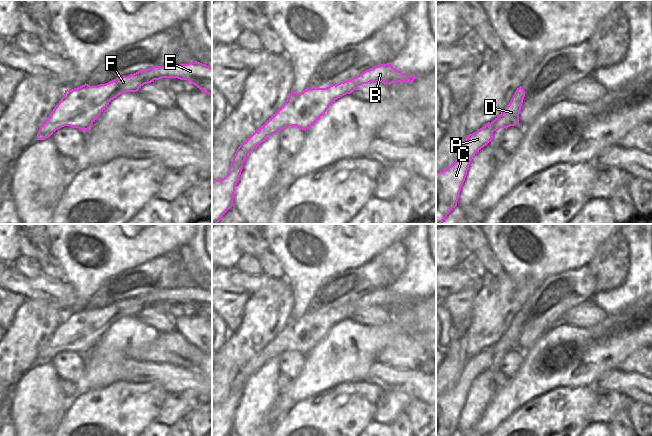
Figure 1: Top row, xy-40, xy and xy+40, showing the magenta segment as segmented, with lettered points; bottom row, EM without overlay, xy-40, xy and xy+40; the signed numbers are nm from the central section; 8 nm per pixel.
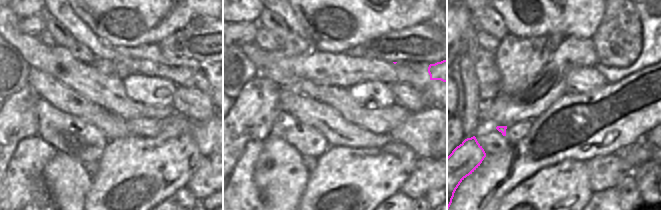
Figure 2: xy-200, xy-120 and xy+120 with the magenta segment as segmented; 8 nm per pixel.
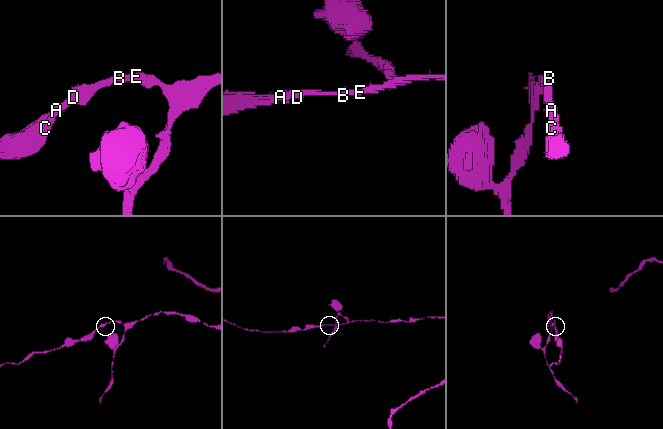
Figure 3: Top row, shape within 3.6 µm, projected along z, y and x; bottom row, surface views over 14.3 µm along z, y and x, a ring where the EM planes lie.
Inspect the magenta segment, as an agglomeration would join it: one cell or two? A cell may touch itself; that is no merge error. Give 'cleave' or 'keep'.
keep

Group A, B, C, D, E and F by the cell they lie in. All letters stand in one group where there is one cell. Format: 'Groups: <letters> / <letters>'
Groups: A B C D E F

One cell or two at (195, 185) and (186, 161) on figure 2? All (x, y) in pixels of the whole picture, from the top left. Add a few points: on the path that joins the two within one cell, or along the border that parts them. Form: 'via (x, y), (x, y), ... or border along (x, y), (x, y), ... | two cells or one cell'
border along (204, 158), (185, 185) | two cells

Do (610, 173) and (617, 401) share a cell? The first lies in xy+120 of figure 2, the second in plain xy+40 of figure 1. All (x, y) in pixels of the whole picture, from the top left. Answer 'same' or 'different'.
same

